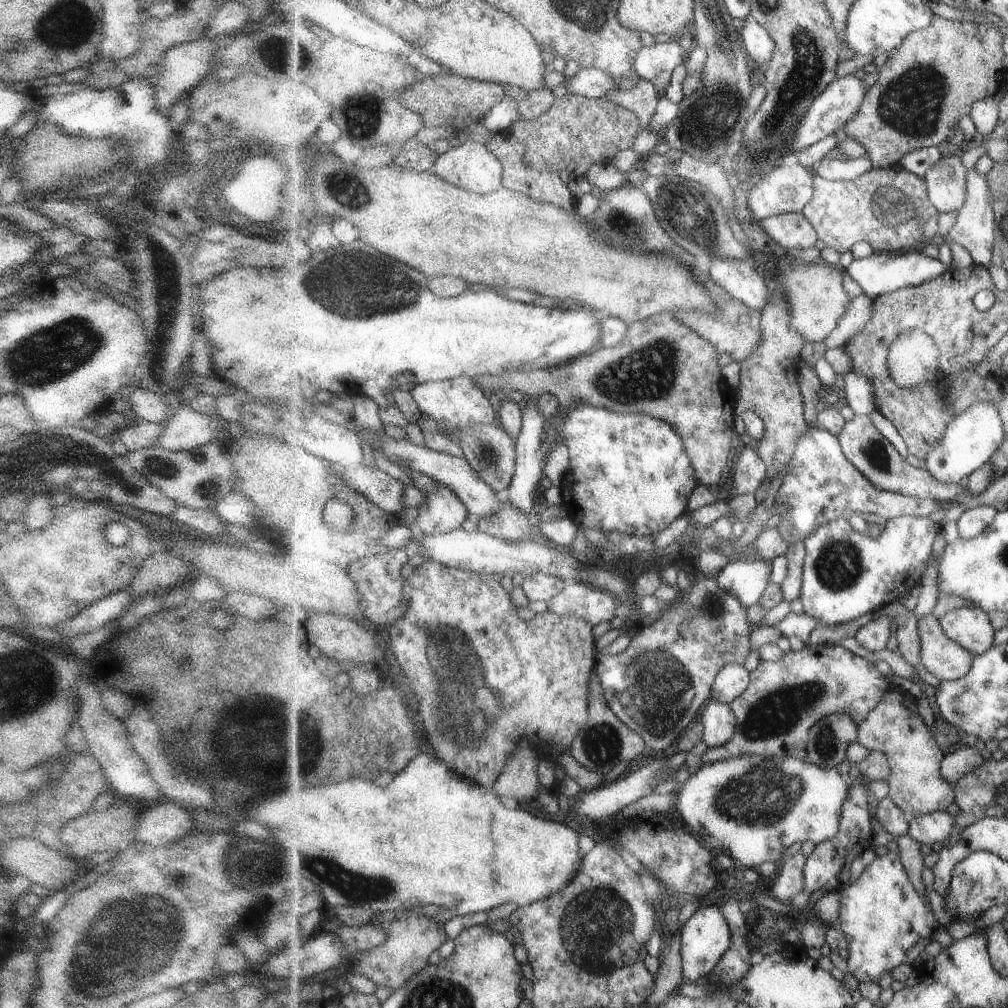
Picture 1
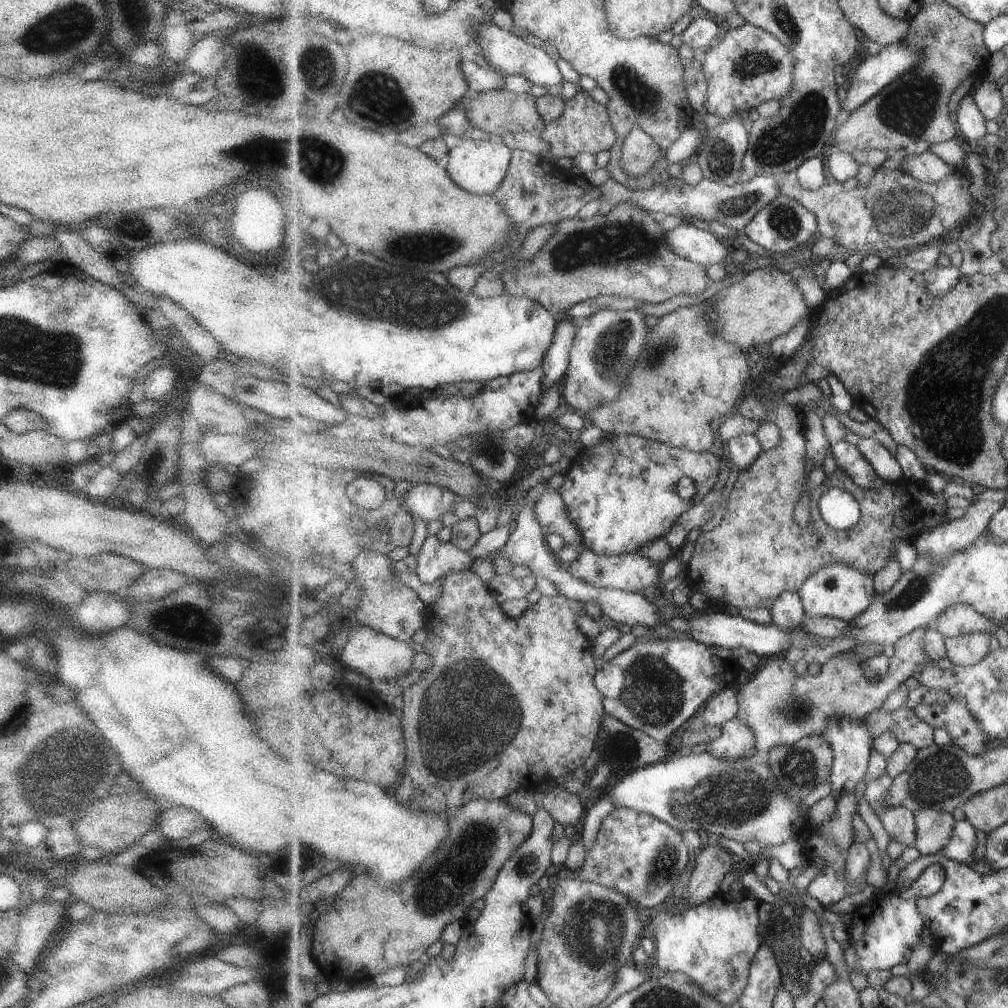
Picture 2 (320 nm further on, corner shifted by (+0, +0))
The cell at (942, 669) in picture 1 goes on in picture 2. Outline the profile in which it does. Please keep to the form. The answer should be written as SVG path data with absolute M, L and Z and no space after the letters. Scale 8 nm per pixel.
M991 632L947 637L945 642L947 658L953 665L973 666L990 654L989 642L991 642Z

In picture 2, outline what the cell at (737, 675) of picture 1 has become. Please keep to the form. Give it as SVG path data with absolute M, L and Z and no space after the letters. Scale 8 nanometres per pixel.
M728 687L707 702L705 709L701 710L699 718L705 724L723 727L738 716L738 708L738 692Z

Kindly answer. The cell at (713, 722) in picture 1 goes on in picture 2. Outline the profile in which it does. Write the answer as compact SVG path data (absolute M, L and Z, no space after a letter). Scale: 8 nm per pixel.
M736 717L722 727L722 734L706 746L706 751L717 759L737 761L756 752L757 742L753 728Z

